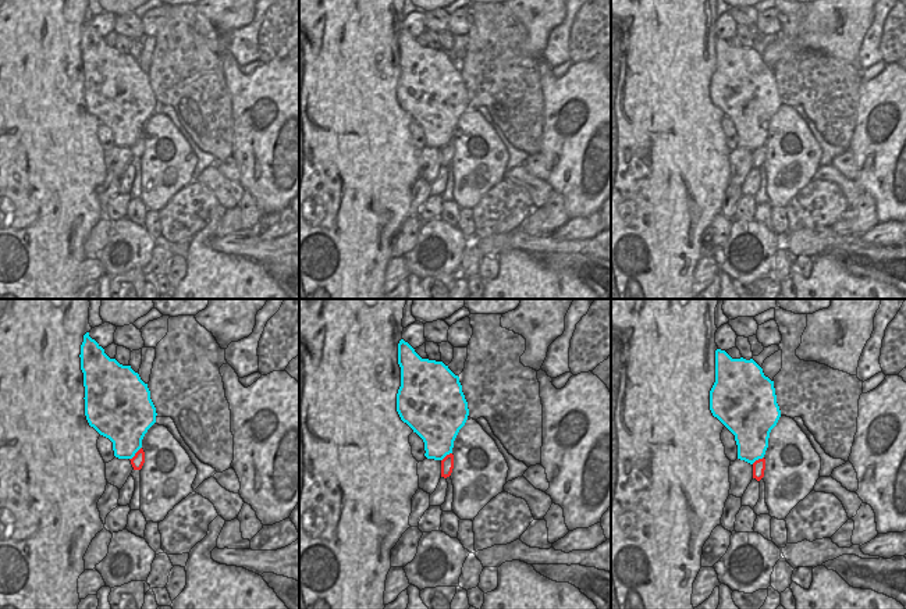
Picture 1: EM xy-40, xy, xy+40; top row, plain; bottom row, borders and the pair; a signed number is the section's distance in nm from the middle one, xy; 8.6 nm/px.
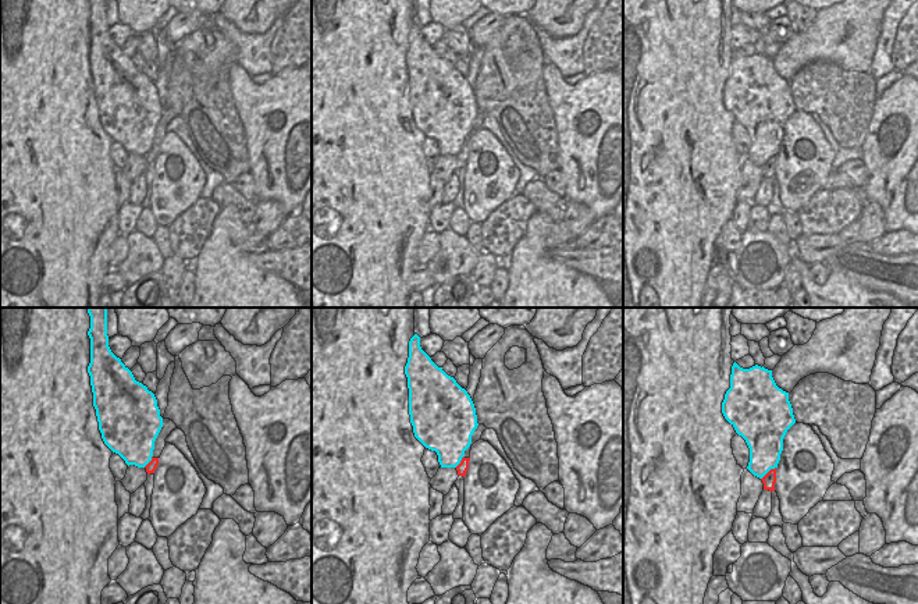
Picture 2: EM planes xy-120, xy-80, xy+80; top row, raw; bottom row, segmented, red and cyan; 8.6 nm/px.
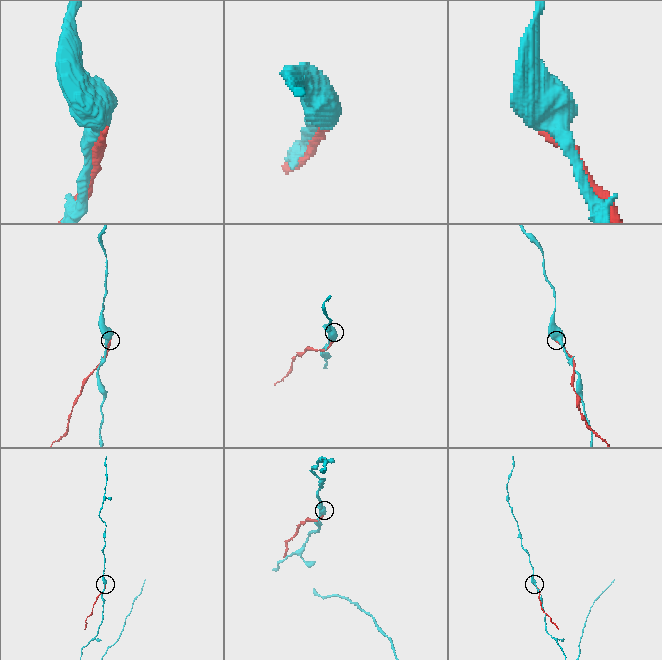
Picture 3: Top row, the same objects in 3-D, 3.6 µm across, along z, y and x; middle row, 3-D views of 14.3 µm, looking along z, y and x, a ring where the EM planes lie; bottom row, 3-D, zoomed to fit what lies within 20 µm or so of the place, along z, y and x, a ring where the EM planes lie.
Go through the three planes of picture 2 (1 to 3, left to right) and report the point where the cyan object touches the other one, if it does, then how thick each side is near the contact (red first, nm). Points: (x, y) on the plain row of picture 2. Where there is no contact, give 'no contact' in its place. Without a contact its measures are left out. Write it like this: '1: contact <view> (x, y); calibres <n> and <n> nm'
1: contact xy-120 (150, 149); calibres 90 and 380 nm
2: contact xy-80 (461, 149); calibres 100 and 380 nm
3: contact xy+80 (768, 160); calibres 120 and 300 nm

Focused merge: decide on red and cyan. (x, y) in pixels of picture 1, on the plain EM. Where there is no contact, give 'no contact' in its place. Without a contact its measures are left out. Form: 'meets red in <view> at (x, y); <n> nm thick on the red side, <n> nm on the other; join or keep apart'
meets red in xy-40 at (135, 142); 110 nm thick on the red side, 360 nm on the other; keep apart

